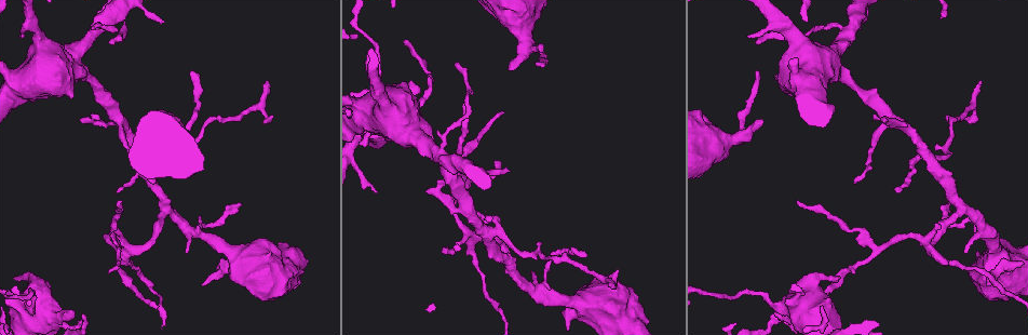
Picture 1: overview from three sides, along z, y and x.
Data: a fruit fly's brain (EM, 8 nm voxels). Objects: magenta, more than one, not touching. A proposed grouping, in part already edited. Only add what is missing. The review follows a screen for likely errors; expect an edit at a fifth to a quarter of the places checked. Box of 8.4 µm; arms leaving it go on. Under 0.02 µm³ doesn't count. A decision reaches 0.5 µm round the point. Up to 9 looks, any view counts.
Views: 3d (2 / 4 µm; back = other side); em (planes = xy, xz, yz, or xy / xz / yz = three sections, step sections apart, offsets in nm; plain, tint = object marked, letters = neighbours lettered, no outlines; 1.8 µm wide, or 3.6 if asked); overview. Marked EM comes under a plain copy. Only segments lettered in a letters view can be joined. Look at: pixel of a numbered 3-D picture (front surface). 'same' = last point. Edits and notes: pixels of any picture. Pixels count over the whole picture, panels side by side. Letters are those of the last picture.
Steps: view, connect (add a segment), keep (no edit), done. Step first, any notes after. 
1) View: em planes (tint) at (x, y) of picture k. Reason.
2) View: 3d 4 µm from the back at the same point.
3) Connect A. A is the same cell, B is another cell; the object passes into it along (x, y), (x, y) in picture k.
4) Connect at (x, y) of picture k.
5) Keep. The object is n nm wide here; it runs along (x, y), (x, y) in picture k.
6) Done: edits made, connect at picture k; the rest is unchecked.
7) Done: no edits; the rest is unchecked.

View: 3d 4 µm at (366, 54) of picture 1. An open end.

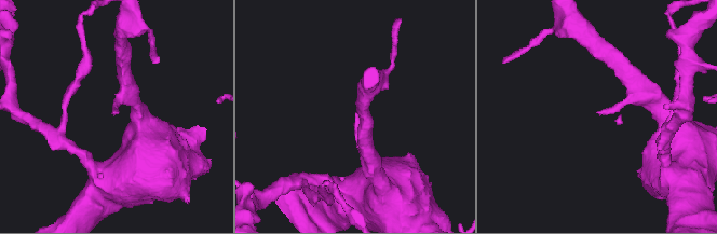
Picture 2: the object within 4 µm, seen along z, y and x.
View: em 3.6 µm xz step 4 (letters) at (356, 116) of picture 2. Shape alone is not enough.

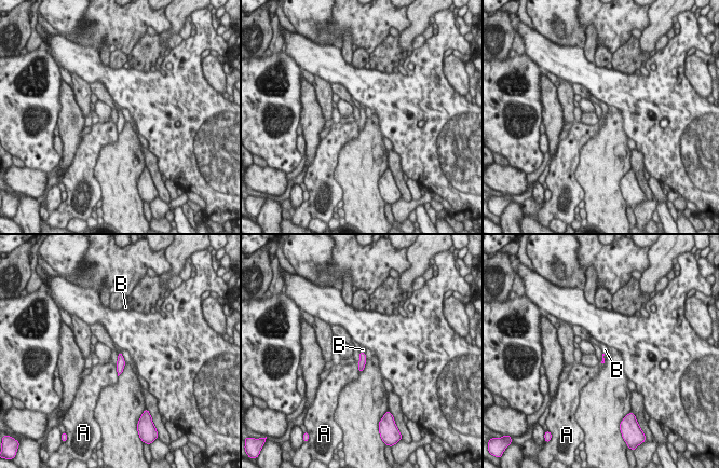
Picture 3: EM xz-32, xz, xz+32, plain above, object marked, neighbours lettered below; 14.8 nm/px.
View: em 3.6 µm planes (letters) at the same point.

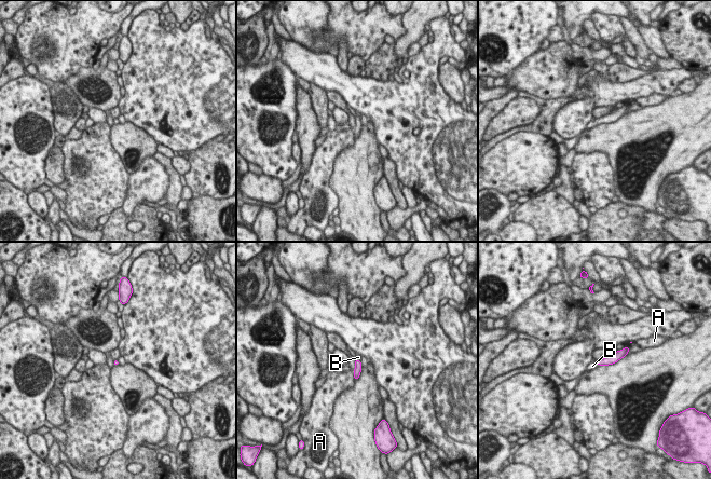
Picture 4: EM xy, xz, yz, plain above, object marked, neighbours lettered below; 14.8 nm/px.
Connect B. B is the same cell, A is another cell; the object passes into it along (614, 358), (599, 365), (592, 366) in picture 4; it goes on there.

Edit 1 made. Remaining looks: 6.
View: overview. See it whole again.

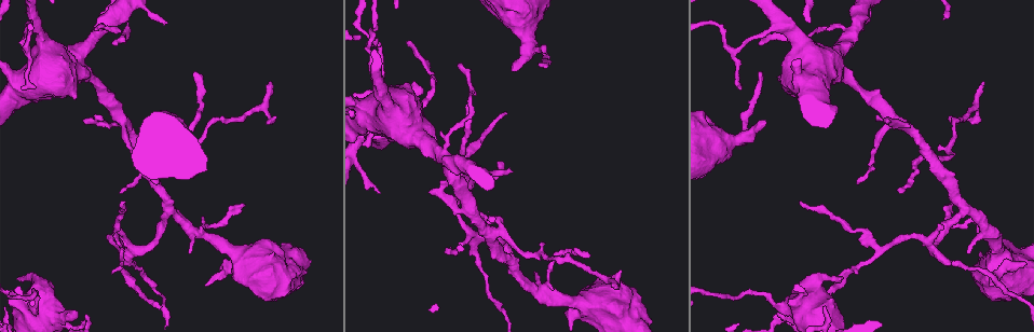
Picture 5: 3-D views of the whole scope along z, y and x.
View: 3d 2 µm at (102, 30) of picture 5. Side arm on a straight run.

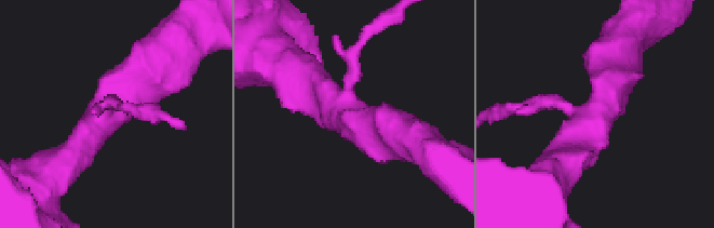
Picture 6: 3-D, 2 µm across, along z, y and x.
View: em xy step 8 (tint) at (103, 116) of picture 6. 3 arms meet here; need the tissue.

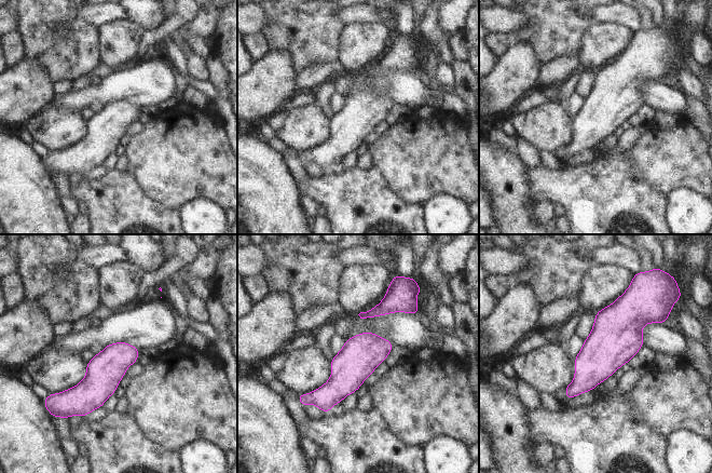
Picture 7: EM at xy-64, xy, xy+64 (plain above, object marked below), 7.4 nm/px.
View: em yz step 16 (letters) at the same point.

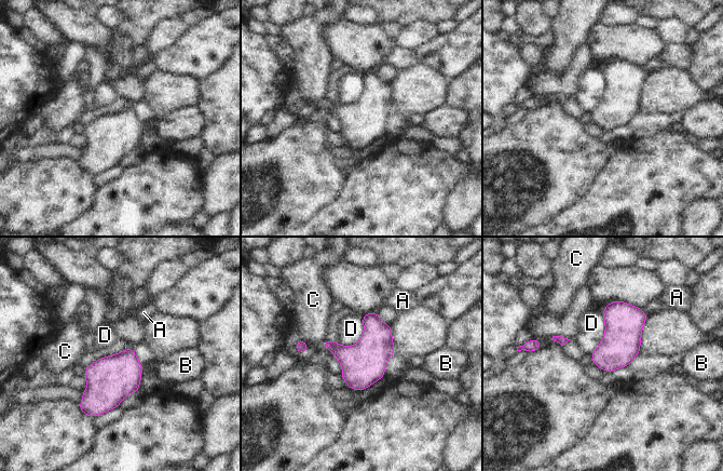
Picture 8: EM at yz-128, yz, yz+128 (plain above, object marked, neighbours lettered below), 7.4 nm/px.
Keep. A, B, C and D are other cells; a border runs along (362, 317), (363, 336), (338, 344) in picture 8; no lettered segment goes on from it.

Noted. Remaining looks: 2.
View: em 3.6 µm planes (letters) at (166, 22) of picture 5. An open end.

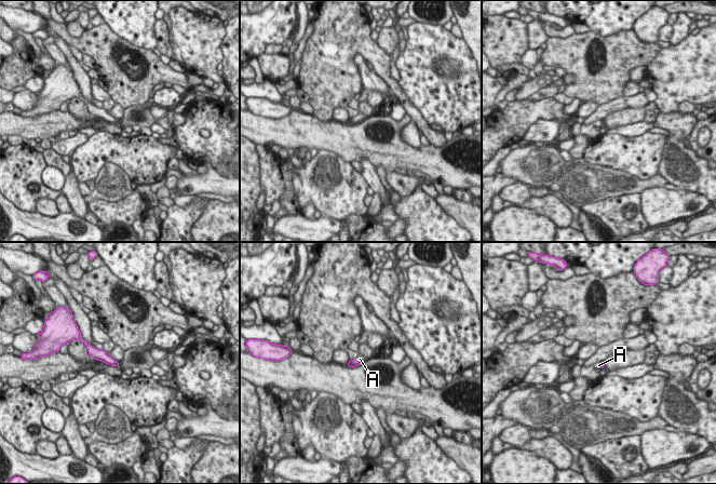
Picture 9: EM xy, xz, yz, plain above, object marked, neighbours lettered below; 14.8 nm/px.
Connect A. A is the same cell; the object passes into it along (352, 363), (358, 362), (360, 359) in picture 9; the neuron continues.

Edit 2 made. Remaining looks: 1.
Done: edits made, connect at picture 4, connect at picture 9; the rest is unchecked.

